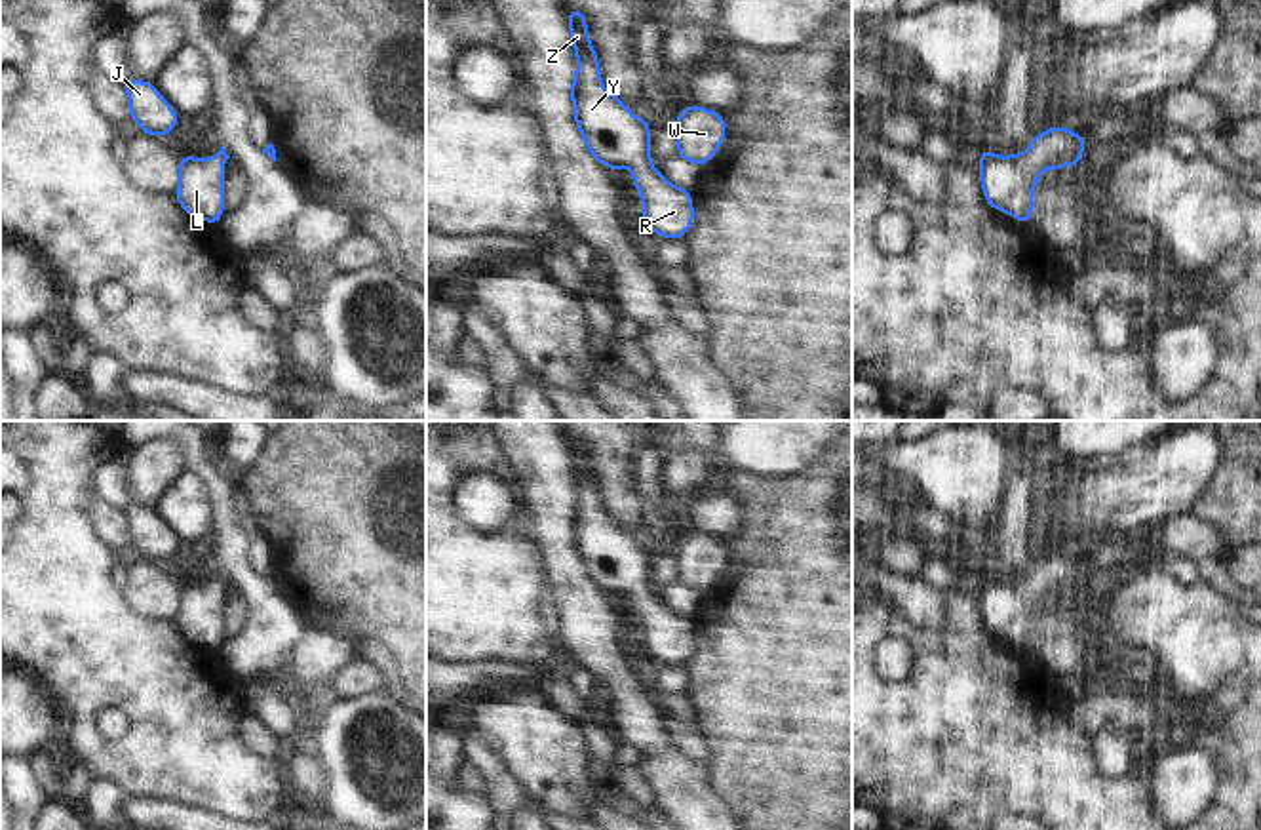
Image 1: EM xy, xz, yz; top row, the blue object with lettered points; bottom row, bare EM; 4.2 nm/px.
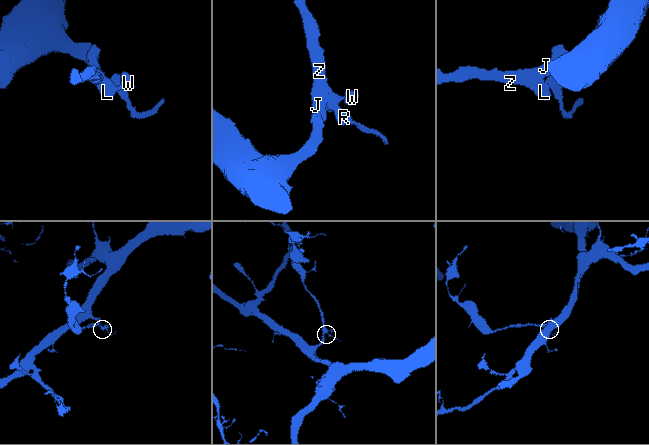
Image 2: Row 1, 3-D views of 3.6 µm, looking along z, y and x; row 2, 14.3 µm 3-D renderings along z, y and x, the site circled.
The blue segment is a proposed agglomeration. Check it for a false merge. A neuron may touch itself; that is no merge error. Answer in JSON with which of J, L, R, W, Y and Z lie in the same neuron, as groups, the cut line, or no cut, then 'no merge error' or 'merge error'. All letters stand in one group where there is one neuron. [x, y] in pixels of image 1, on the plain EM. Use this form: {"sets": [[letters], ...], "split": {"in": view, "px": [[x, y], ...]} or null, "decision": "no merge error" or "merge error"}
{"sets": [["J", "L", "R", "W", "Y", "Z"]], "split": null, "decision": "no merge error"}

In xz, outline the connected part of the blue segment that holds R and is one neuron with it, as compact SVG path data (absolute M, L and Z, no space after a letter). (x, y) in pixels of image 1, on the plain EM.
M567 438L576 501L571 506L574 552L593 586L616 598L631 594L643 647L666 666L681 666L694 649L692 619L675 613L650 590L650 550L633 543L601 508L601 493L586 455L588 442Z

